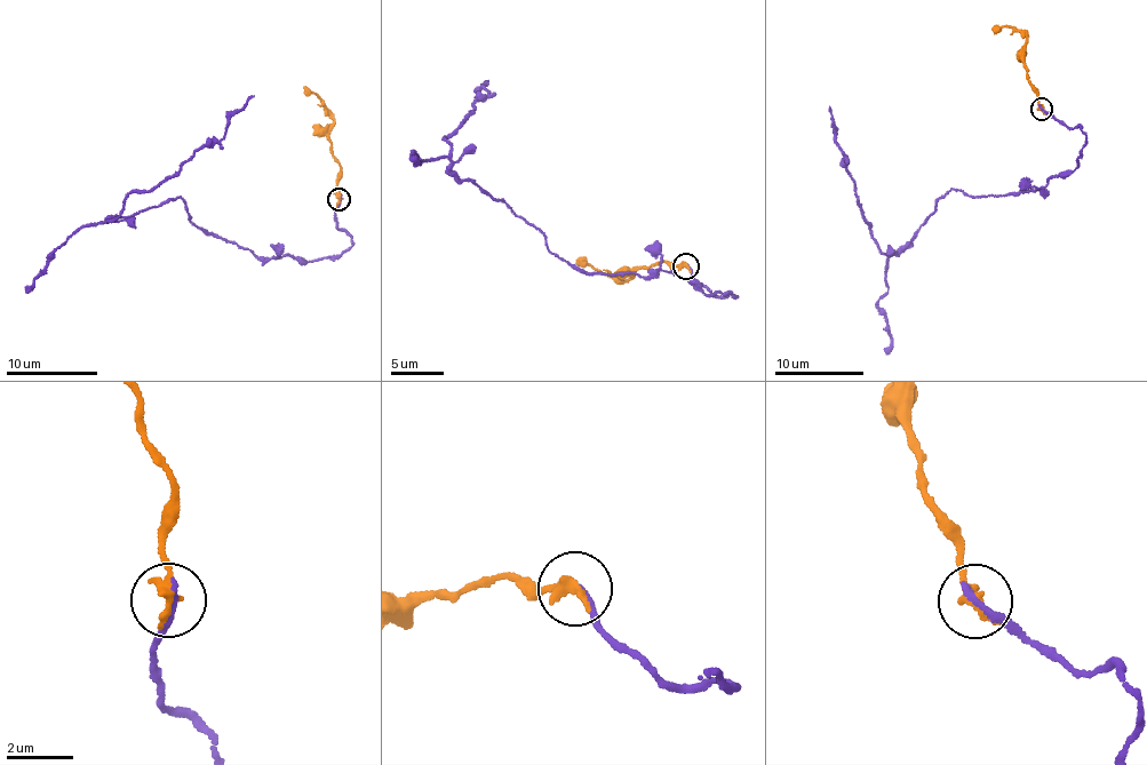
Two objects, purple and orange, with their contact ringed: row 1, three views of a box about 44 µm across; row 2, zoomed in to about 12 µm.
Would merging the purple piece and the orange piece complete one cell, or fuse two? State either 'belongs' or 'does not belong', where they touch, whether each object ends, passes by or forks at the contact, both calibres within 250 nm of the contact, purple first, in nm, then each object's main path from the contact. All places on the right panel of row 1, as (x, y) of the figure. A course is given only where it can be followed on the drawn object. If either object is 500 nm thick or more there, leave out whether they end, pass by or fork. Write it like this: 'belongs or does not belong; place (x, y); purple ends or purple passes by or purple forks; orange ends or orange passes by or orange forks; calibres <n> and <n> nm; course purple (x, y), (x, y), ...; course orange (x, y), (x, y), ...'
belongs; place (1042, 109); purple ends; orange ends; calibres 240 and 360 nm; course purple (1041, 109), (1078, 126), (1077, 168), (1042, 192), (952, 190), (894, 254), (882, 253), (863, 218), (829, 108); course orange (1041, 109), (1037, 89), (1028, 81), (1022, 57), (1026, 39), (1009, 26), (992, 28)

